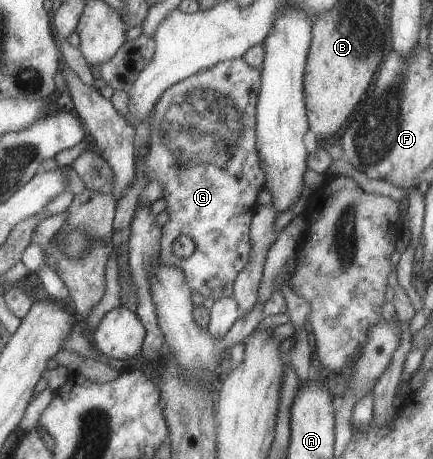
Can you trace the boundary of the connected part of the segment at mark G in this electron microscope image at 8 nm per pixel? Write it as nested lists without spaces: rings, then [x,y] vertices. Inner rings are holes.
[[[242,57],[232,60],[224,60],[214,64],[206,70],[198,70],[194,75],[190,75],[184,81],[174,83],[169,86],[156,101],[154,105],[154,118],[152,124],[148,128],[148,146],[142,146],[142,168],[144,168],[144,176],[150,180],[156,180],[162,186],[162,196],[166,202],[165,210],[168,212],[168,220],[161,226],[161,237],[159,240],[159,258],[166,264],[178,268],[184,278],[186,284],[191,292],[196,292],[206,298],[210,296],[214,301],[218,298],[233,296],[233,282],[238,272],[246,266],[248,256],[250,256],[250,241],[249,241],[249,224],[254,214],[254,208],[258,205],[257,196],[260,190],[265,188],[265,176],[263,170],[260,168],[260,160],[258,152],[255,147],[255,108],[257,103],[257,94],[260,88],[260,71],[256,68],[248,66]],[[180,234],[188,236],[193,244],[194,250],[187,258],[177,258],[172,251],[172,241]]]

